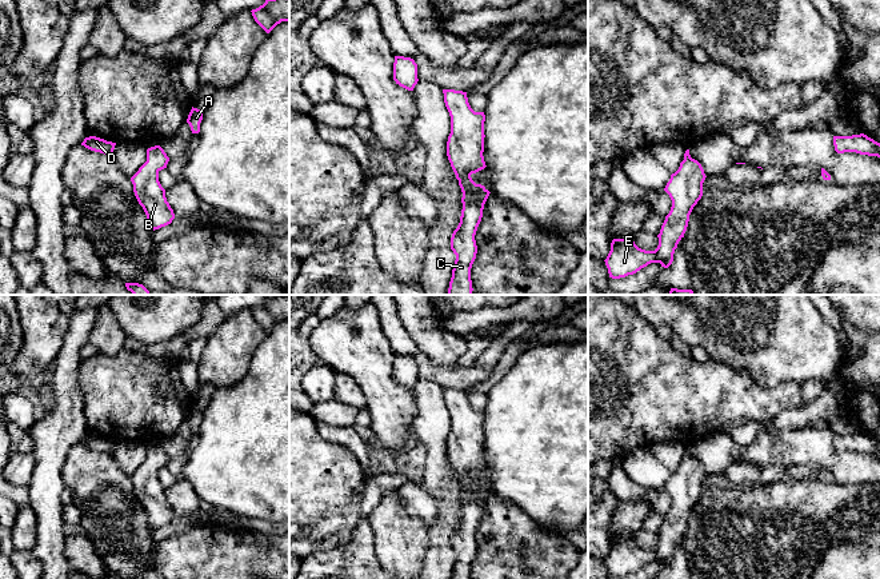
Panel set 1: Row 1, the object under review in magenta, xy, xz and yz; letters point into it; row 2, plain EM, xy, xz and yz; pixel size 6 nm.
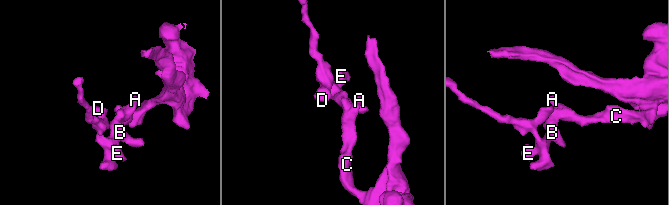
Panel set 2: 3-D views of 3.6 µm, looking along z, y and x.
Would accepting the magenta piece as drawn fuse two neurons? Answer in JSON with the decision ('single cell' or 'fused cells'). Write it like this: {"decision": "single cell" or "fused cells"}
{"decision": "single cell"}

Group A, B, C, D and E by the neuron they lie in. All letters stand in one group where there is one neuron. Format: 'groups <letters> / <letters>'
groups A B C D E

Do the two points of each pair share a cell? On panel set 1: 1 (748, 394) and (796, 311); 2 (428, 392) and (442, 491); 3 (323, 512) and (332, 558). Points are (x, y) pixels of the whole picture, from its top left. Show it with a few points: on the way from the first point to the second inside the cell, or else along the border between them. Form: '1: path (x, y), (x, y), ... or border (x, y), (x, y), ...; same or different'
1: border (728, 366), (746, 371), (766, 387), (787, 382); different
2: path (432, 416), (438, 467); same
3: border (338, 544), (343, 547); different

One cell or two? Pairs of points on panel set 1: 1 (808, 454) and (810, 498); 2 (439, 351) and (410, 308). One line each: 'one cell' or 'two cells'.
1: two cells
2: one cell

